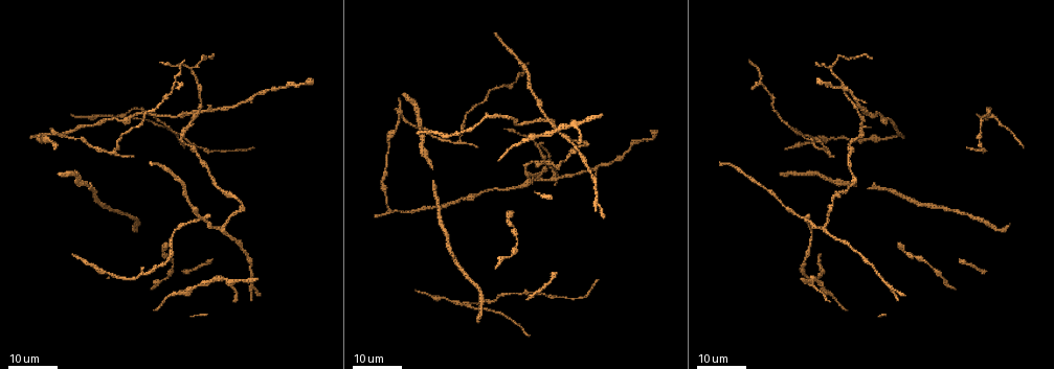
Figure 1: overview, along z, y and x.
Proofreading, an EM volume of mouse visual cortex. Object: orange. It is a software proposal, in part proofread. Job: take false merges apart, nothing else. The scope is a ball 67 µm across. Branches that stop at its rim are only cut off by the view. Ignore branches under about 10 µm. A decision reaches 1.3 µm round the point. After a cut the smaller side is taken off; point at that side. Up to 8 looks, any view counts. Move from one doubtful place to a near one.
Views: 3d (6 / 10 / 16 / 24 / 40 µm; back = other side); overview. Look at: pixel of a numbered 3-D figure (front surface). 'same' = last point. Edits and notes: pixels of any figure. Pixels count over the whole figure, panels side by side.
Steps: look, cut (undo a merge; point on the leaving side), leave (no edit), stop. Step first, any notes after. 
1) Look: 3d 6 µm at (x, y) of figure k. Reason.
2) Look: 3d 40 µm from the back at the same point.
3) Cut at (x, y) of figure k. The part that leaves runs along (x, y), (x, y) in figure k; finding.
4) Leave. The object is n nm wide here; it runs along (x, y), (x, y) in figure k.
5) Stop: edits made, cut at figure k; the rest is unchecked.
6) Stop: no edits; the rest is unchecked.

Look: 3d 16 µm at (198, 118) of figure 1.

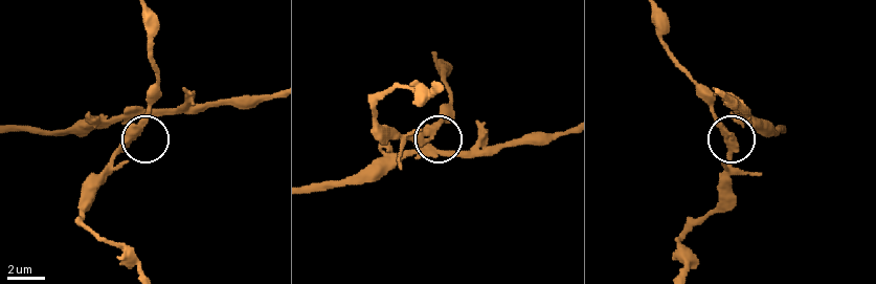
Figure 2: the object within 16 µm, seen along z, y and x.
Look: 3d 6 µm at (428, 135) of figure 2. Closer look.

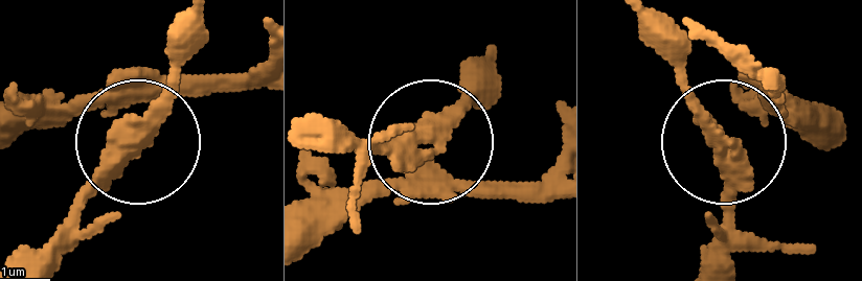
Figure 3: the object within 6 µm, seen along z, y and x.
Leave. It runs along (838, 136), (755, 90), (718, 127), (659, 52) in figure 3; continuous, no second neuron.

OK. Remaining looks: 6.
Look: 3d 24 µm at (191, 69) of figure 1. Three-way junction.

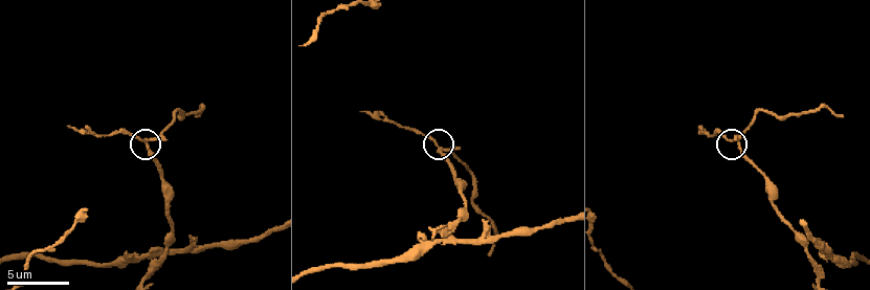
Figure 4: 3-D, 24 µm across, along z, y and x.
Look: 3d 6 µm at (438, 149) of figure 4.

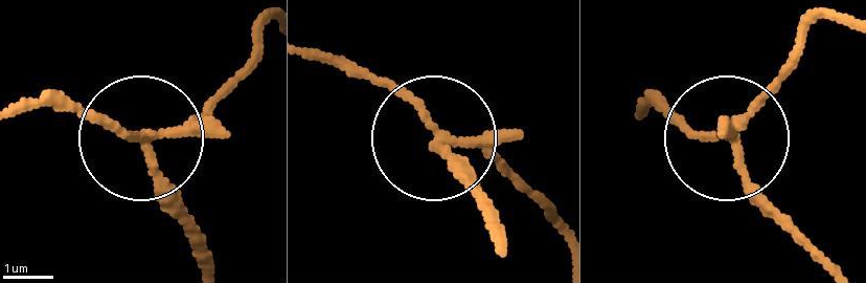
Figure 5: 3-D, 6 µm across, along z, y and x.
Leave. The object is 170 nm wide here; it runs along (829, 257), (730, 140), (792, 48) in figure 5; one neuron here.

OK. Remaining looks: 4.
Look: 3d 16 µm at (125, 114) of figure 1. Branch point.

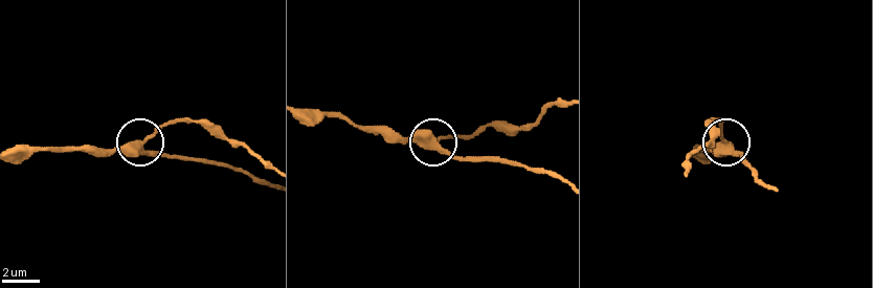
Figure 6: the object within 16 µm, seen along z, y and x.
Look: 3d 6 µm at (726, 145) of figure 6. Zoom in.

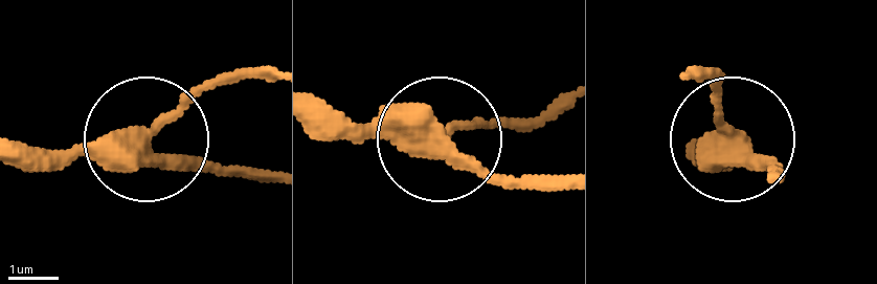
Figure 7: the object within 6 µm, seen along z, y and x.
Look: 3d 6 µm from the back at (734, 136) of figure 7. Other side.

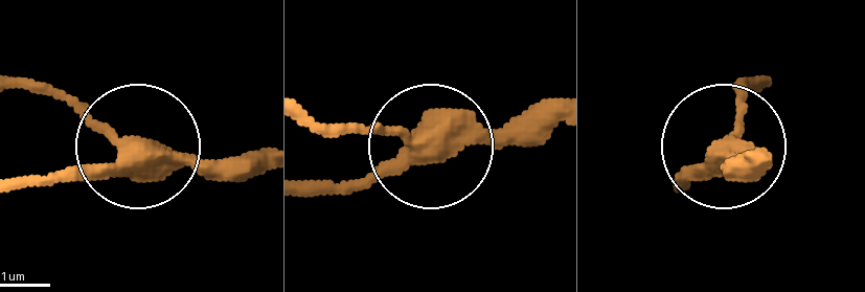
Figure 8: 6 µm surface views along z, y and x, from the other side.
Leave. The side arm is 18 µm long; continuous, no second neuron.

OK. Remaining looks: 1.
Stop: no edits; the rest is unchecked.

